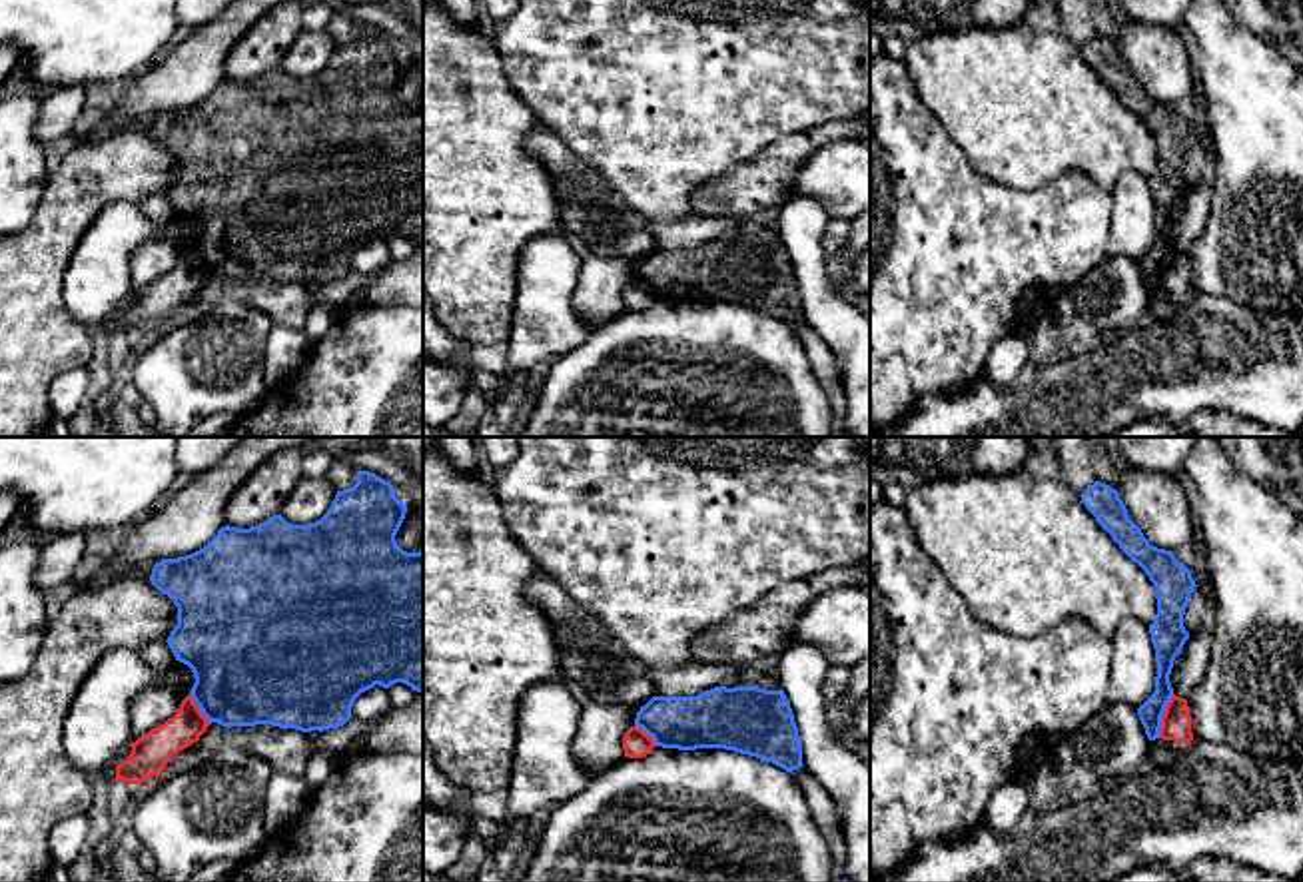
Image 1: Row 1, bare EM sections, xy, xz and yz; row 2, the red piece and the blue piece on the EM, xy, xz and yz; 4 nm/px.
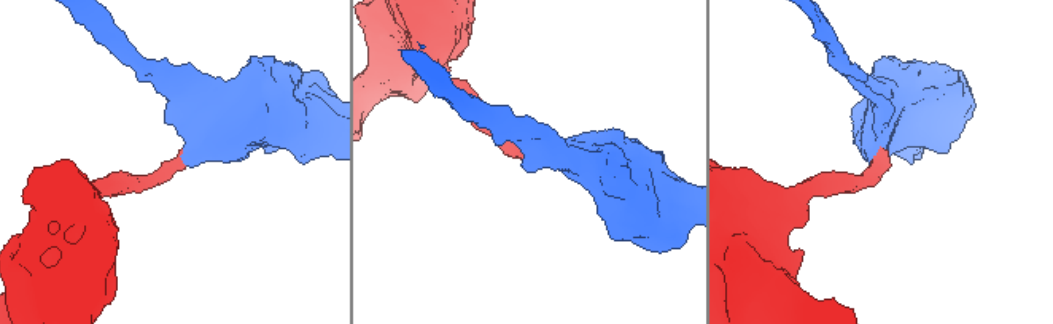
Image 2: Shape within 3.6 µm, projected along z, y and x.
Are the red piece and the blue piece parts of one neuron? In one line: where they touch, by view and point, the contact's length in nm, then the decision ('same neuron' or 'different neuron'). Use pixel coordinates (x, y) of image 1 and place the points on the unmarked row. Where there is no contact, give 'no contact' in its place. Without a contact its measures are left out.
yz (1162, 270) | 190 nm | different neuron

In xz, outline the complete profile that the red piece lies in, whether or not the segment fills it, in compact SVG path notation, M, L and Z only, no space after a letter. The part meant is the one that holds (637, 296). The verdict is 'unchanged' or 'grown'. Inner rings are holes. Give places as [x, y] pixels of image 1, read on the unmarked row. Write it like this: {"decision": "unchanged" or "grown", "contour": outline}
{"decision": "unchanged", "contour": "M631 279L623 289L623 303L629 311L643 311L654 301L652 289L649 289L643 281Z"}

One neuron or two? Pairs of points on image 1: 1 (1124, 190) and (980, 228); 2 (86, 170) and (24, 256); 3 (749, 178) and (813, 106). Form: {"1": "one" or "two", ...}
{"1": "two", "2": "one", "3": "two"}

